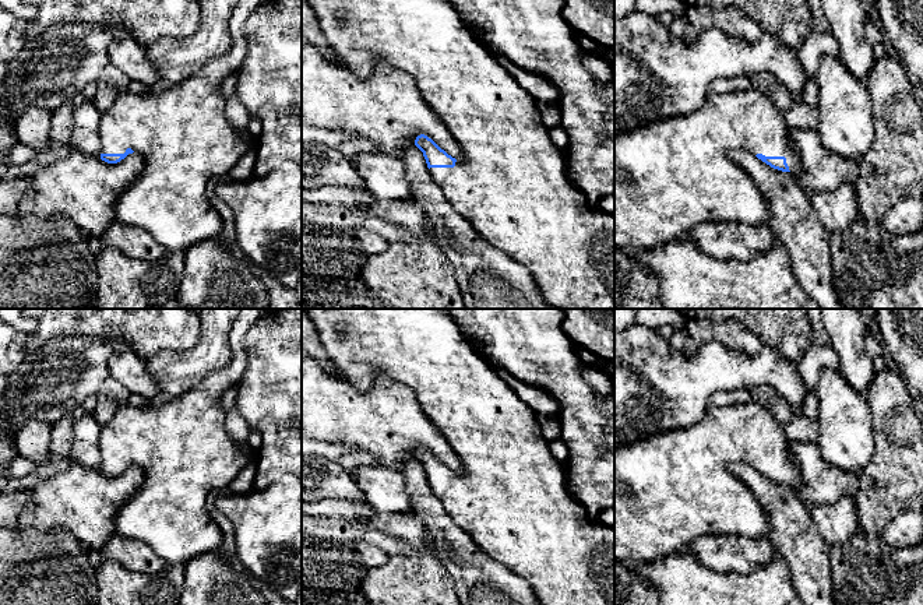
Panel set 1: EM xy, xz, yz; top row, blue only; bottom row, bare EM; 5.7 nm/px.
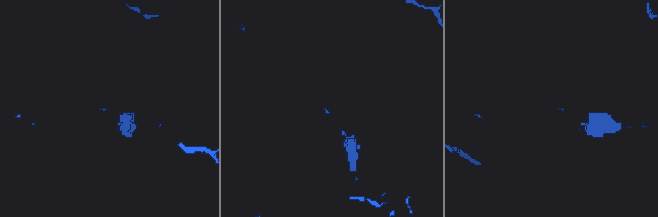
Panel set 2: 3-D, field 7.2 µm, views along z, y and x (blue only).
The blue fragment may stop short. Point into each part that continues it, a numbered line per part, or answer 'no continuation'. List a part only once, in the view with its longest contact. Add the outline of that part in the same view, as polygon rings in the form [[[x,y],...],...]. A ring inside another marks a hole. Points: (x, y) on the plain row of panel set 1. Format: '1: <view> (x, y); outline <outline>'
1: yz (680, 486); outline [[[750,401],[739,405],[708,407],[705,415],[695,425],[687,429],[656,433],[631,444],[614,447],[614,481],[630,488],[628,493],[614,493],[614,559],[626,566],[635,567],[640,563],[656,562],[672,555],[681,553],[683,549],[694,539],[708,535],[736,535],[748,538],[768,537],[769,523],[761,509],[761,504],[754,493],[730,472],[729,467],[734,462],[744,462],[754,468],[762,467],[765,469],[785,469],[790,486],[797,489],[802,486],[802,472],[796,460],[790,454],[789,443],[785,428],[775,421],[772,414],[754,401]]]

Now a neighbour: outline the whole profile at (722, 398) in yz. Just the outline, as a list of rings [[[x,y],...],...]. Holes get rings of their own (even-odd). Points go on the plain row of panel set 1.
[[[747,390],[718,391],[708,400],[709,407],[728,407],[750,402],[751,395]]]

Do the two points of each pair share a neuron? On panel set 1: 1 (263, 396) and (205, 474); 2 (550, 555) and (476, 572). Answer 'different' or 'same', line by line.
1: different
2: different

